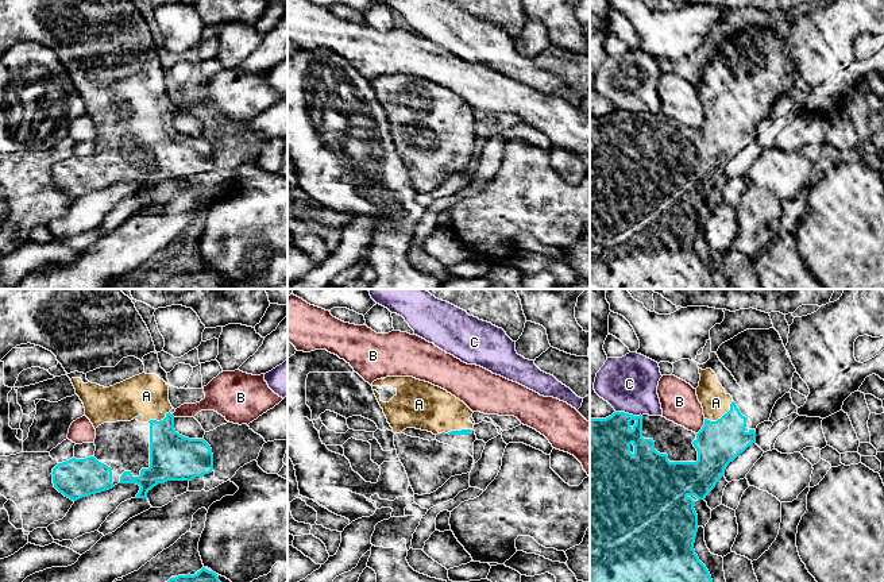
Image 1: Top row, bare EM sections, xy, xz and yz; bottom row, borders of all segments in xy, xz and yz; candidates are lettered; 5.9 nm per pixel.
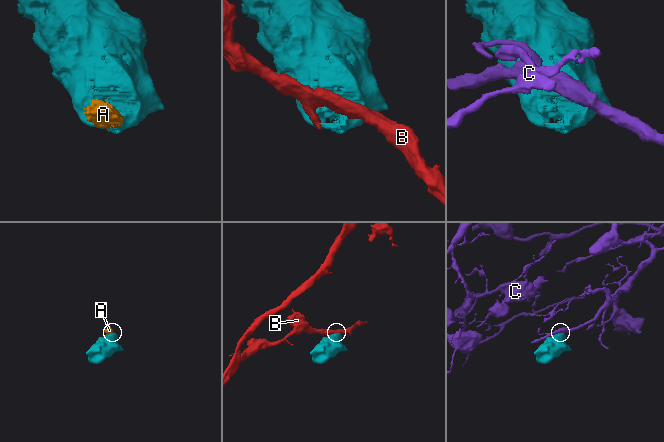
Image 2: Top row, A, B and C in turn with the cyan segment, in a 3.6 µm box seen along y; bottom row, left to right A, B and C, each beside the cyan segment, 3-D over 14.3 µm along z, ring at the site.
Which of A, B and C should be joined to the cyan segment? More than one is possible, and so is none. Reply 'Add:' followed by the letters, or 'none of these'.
Add: A

